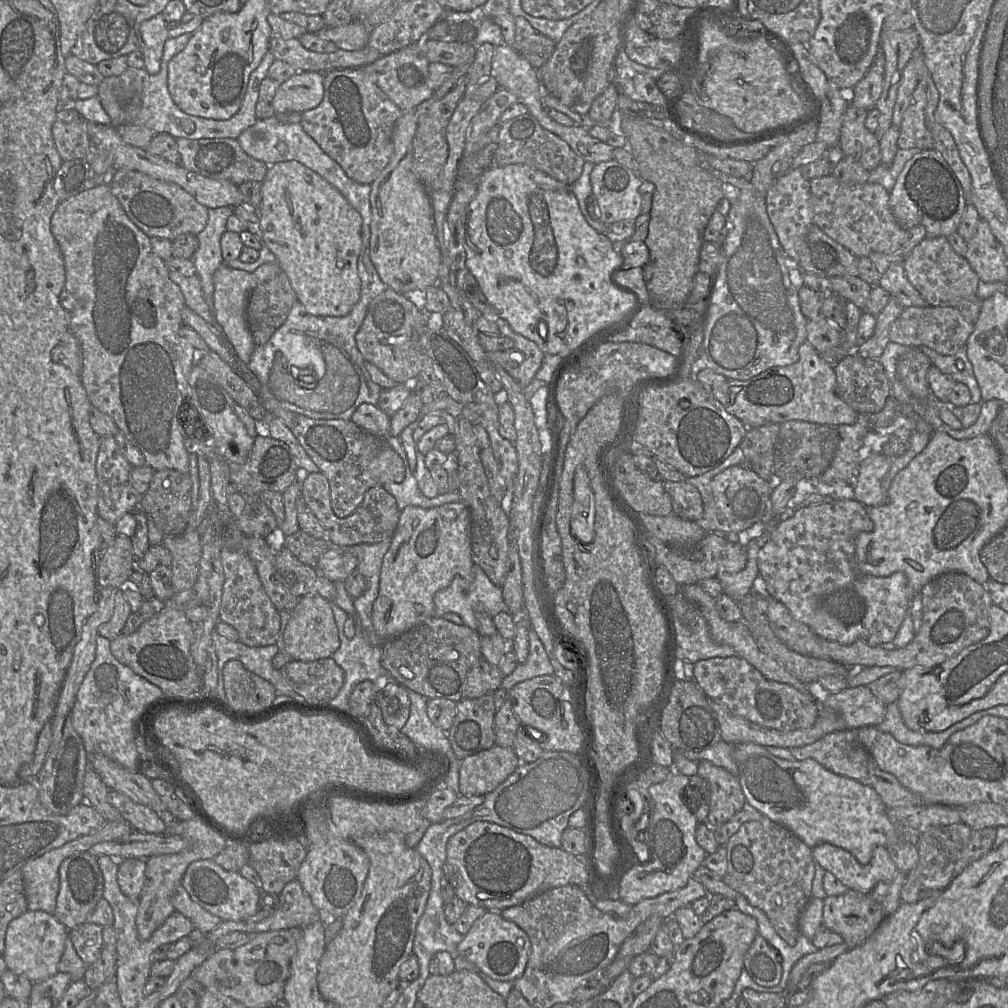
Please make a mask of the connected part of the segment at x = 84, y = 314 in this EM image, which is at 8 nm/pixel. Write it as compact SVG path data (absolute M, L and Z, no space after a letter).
M100 184L61 201L51 217L50 228L64 259L66 275L64 289L78 301L78 308L68 312L69 330L77 338L82 350L83 366L80 376L92 406L112 418L126 439L144 456L145 465L155 471L173 469L189 473L189 453L184 446L185 435L178 421L178 410L182 402L189 398L188 378L199 351L178 333L183 325L181 313L186 305L181 289L169 278L166 261L152 251L150 238L128 218L107 184Z

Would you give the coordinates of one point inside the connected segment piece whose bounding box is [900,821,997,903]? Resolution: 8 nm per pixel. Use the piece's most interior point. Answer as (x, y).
(944, 851)

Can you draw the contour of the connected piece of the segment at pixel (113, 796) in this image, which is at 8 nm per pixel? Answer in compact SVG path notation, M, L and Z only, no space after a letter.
M108 790L107 801L116 808L138 832L162 835L165 832L165 822L150 808L132 801L126 795L115 790Z

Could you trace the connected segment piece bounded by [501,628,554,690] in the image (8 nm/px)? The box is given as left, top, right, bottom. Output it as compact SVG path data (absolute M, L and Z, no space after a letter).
M533 628L529 631L529 653L526 661L518 664L508 676L504 676L501 688L512 689L516 684L543 675L553 675L554 668L545 651L544 645Z

